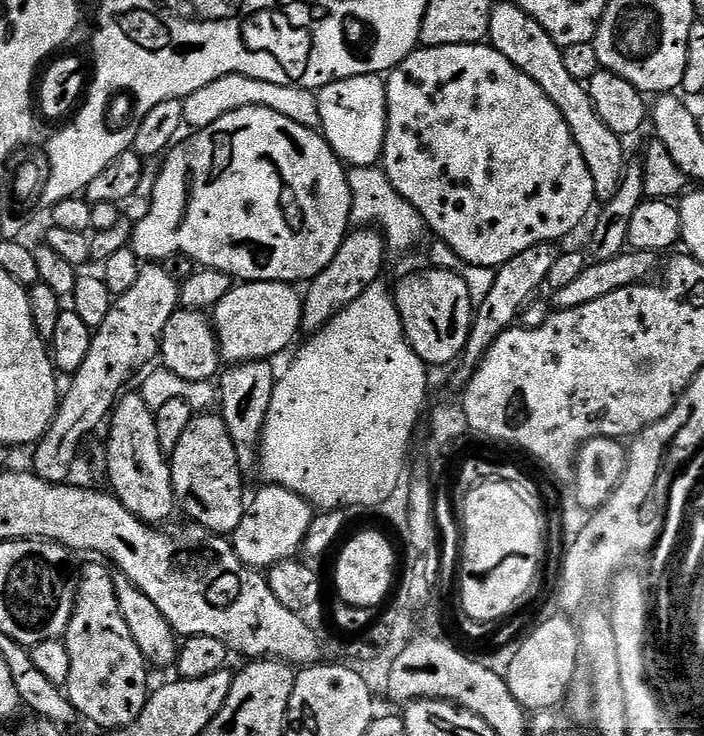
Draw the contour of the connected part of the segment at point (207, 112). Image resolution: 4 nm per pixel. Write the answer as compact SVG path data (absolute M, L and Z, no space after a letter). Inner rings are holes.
M230 74L202 86L202 90L194 90L194 94L185 96L184 124L192 130L199 130L218 122L226 114L234 110L242 110L250 106L258 106L266 110L274 110L278 114L286 114L294 122L307 128L316 128L320 123L316 92L311 88L299 86L278 86L274 82L262 82L258 78L250 78L242 74Z

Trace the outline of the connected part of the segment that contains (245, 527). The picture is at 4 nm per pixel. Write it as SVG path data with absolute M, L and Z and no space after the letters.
M276 484L263 486L256 497L247 501L242 520L230 533L230 543L238 558L249 568L267 570L279 560L291 560L301 551L310 526L314 509L308 501L302 499Z

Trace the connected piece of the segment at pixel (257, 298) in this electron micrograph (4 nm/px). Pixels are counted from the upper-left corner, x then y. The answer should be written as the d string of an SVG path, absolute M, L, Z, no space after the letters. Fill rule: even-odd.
M254 280L233 286L210 312L221 361L229 365L245 364L247 360L271 361L272 356L291 349L296 331L302 328L302 296L294 289L280 280Z

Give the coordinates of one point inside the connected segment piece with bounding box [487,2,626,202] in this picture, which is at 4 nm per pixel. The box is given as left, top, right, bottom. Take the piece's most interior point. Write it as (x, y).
(510, 30)

